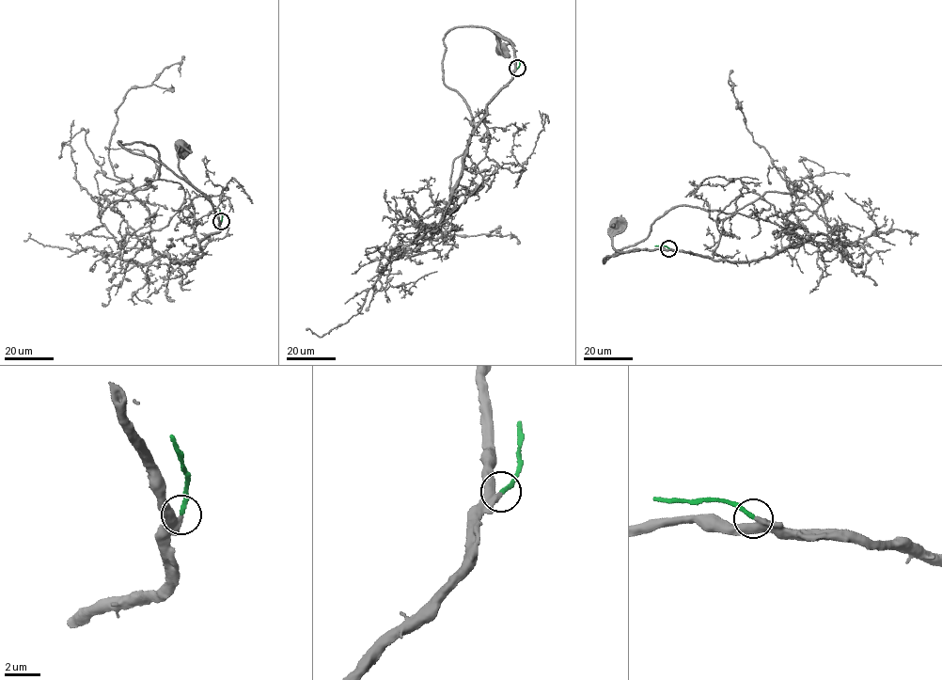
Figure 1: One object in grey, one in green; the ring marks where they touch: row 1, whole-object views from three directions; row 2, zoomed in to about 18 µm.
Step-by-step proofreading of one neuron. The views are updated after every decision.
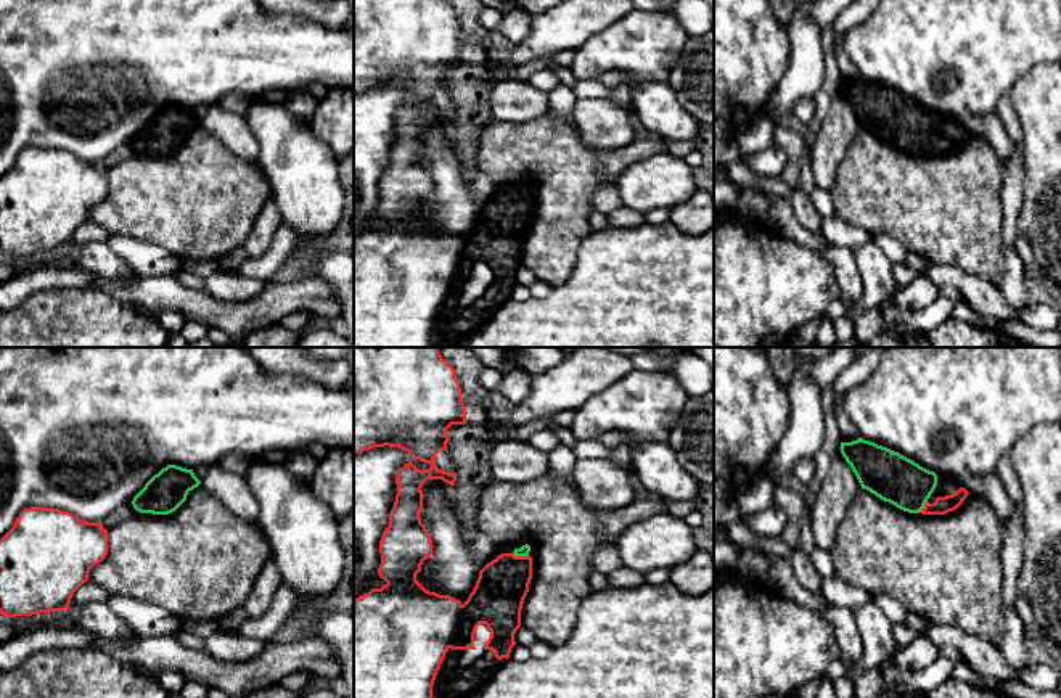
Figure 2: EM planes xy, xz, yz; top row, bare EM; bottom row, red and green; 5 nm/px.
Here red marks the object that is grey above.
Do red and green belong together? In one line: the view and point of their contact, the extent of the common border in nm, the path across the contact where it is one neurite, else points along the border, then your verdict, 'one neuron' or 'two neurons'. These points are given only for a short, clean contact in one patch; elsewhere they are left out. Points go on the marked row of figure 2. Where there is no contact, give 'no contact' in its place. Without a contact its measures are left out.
contact xz (520, 557); length 90 nm; way xz (497, 599), (520, 557), (524, 550); one neuron

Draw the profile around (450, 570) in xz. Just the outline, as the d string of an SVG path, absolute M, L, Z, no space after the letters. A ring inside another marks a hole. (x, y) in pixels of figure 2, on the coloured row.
M428 479L421 487L421 523L432 540L432 555L423 561L416 581L429 592L466 602L479 577L471 547L455 508L453 486Z

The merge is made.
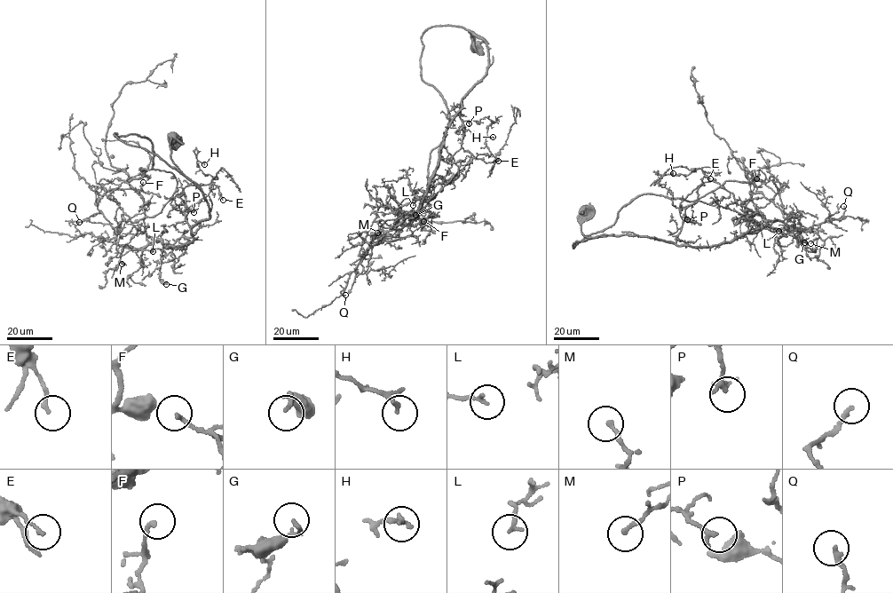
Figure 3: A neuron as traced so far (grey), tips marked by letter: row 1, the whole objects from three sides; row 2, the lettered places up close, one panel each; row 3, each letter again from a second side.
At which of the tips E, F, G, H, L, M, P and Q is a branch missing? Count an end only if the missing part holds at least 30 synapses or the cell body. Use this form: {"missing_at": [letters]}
{"missing_at": []}

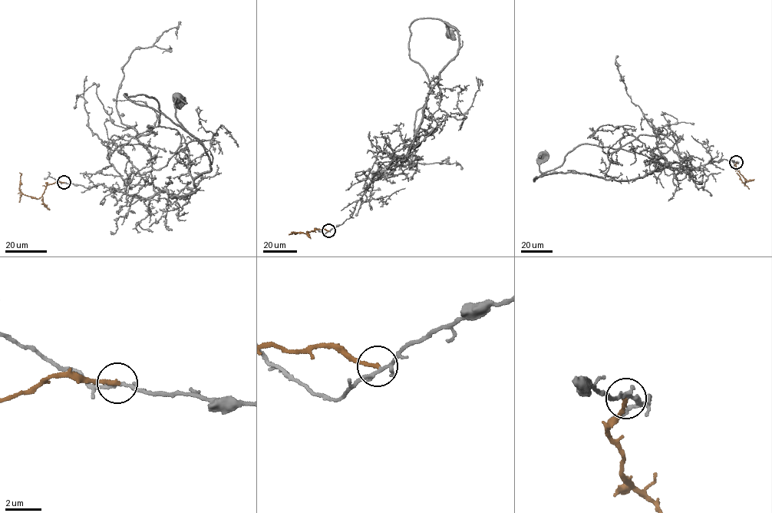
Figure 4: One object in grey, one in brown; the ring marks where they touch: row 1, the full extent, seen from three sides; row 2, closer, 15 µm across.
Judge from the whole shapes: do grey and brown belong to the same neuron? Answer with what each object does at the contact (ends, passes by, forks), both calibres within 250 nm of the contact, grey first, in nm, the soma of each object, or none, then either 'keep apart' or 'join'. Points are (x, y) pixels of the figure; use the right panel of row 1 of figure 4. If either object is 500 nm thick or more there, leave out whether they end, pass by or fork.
grey passes by; brown ends there; 190 nm thick on the grey side, 220 nm on the other; cell body of grey at (542, 156); no cell body on brown; keep apart

